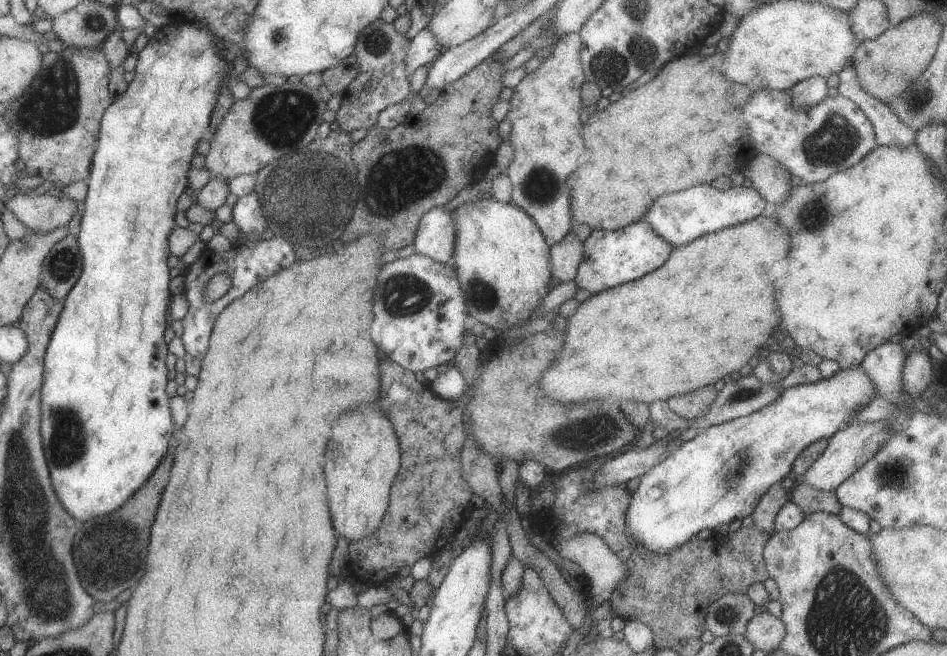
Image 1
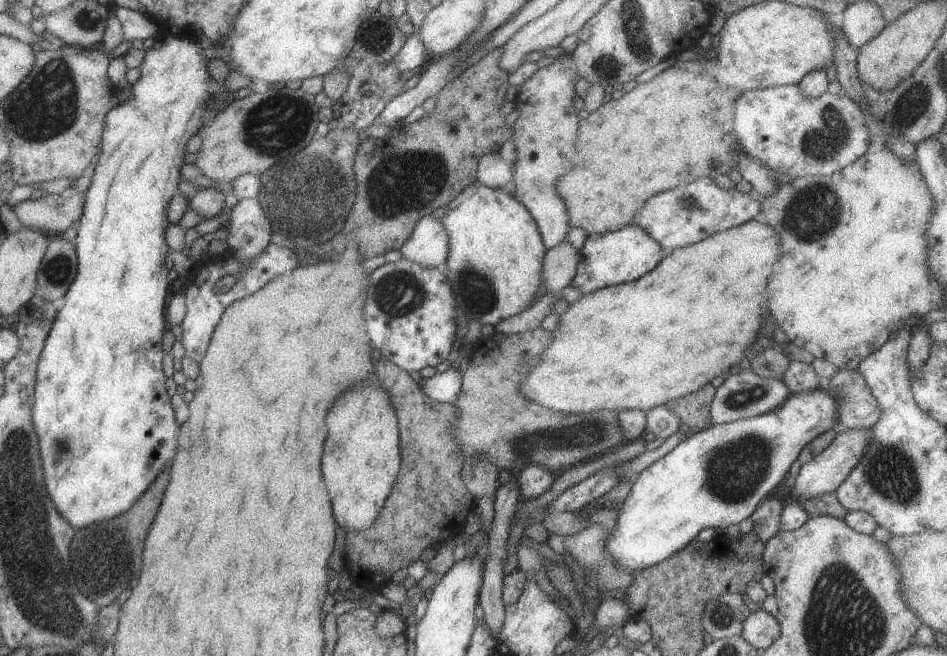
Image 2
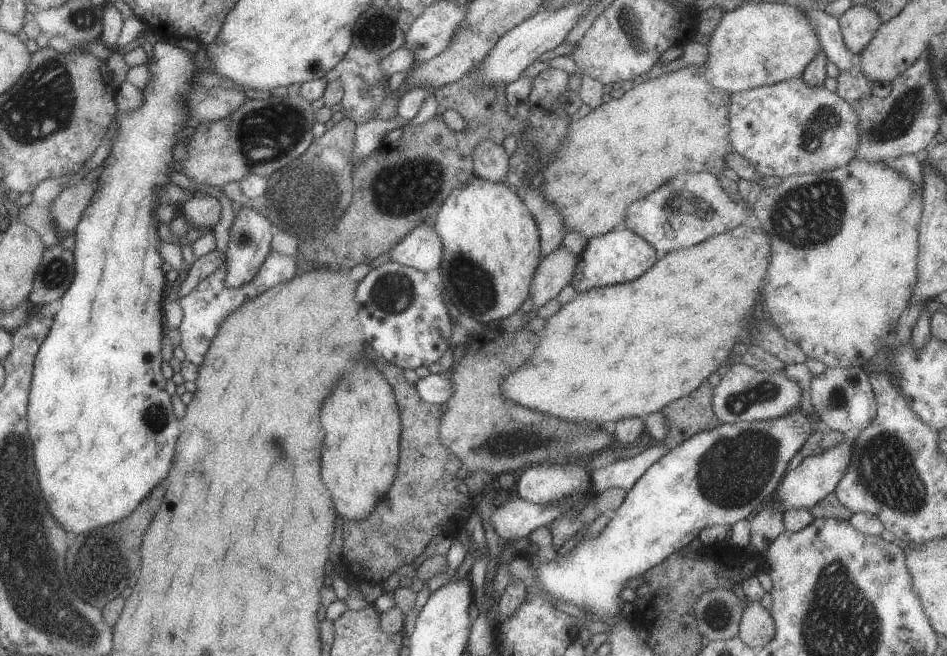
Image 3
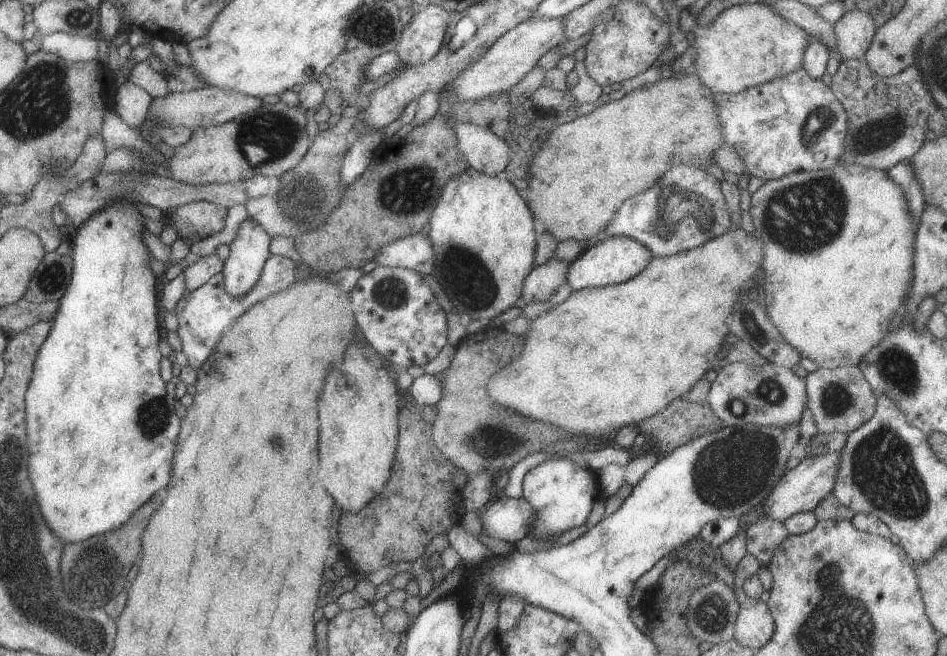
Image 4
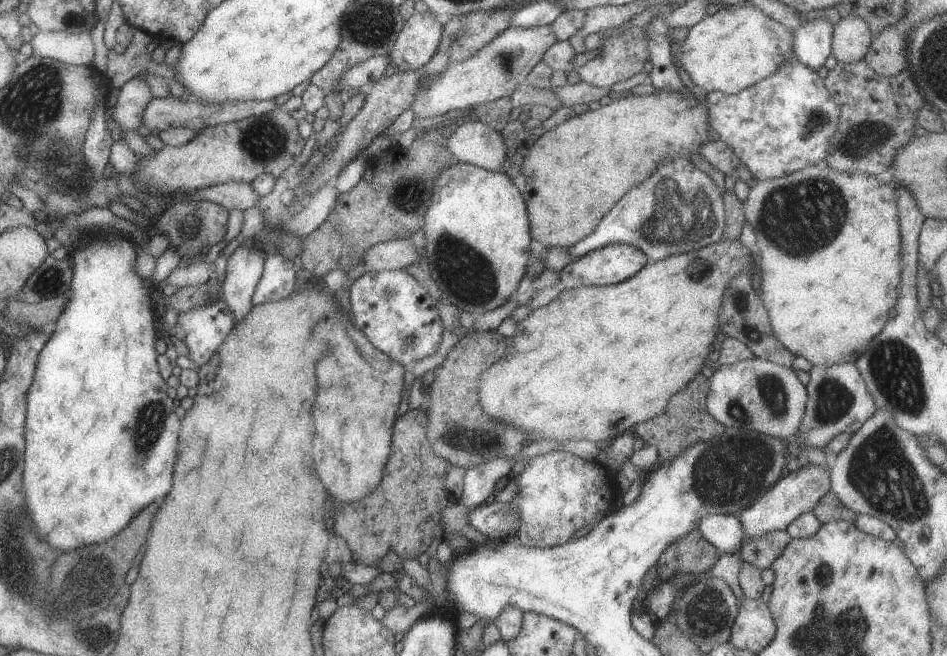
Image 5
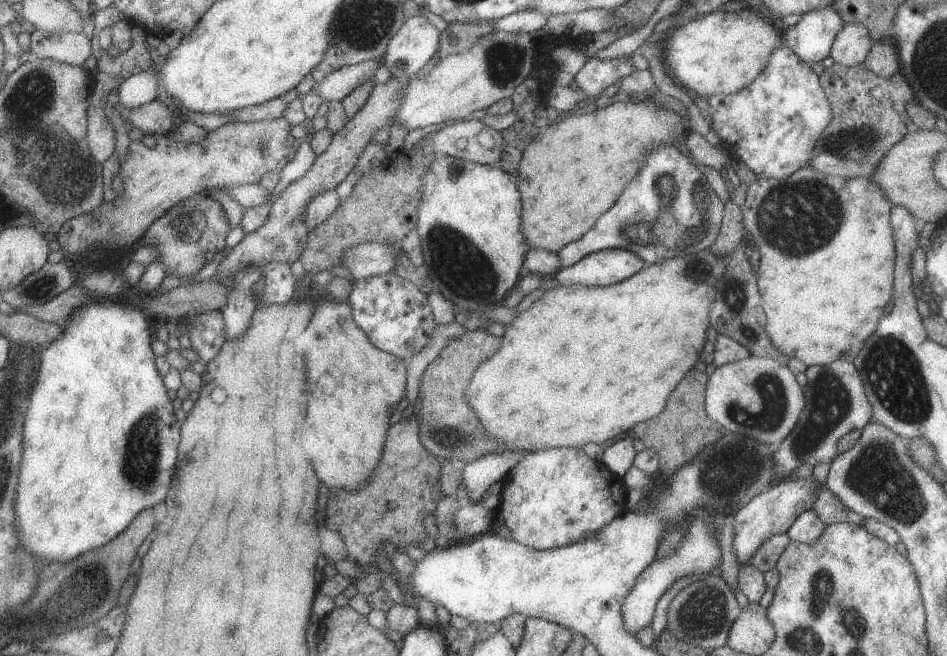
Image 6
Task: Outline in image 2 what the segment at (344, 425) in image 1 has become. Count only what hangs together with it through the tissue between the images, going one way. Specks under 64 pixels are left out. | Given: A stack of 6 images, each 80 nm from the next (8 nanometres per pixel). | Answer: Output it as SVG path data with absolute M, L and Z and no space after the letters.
M355 384L345 394L345 400L341 400L341 404L335 404L329 410L325 424L327 424L327 440L323 446L321 474L331 498L335 522L345 532L367 530L380 513L387 496L390 496L393 481L400 467L400 442L393 407L390 405L390 400L387 400L387 394L381 388Z

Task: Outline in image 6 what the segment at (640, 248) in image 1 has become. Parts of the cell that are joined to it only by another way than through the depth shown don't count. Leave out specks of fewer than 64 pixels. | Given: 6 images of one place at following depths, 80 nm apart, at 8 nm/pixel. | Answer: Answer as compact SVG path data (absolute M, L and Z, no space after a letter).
M603 249L559 269L550 280L564 287L606 287L633 276L645 263L629 249Z

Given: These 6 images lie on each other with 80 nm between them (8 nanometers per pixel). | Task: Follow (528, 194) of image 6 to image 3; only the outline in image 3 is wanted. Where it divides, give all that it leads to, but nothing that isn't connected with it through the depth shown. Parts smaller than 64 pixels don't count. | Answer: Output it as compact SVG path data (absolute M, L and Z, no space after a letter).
M691 65L679 68L675 72L661 73L658 77L651 77L646 81L632 86L628 91L618 99L611 99L608 102L601 103L597 108L591 109L590 112L576 121L570 122L568 133L562 140L562 147L554 161L551 161L539 172L539 186L542 190L546 200L552 202L556 209L562 214L562 225L564 231L578 232L589 240L594 235L602 235L609 231L617 231L624 228L624 217L626 216L626 208L641 197L652 193L657 190L663 183L671 180L673 176L680 173L711 173L712 175L719 176L726 166L725 154L733 153L733 147L729 146L727 142L727 108L729 104L730 93L723 89L717 90L711 86L708 78L710 76L709 69L705 66Z

